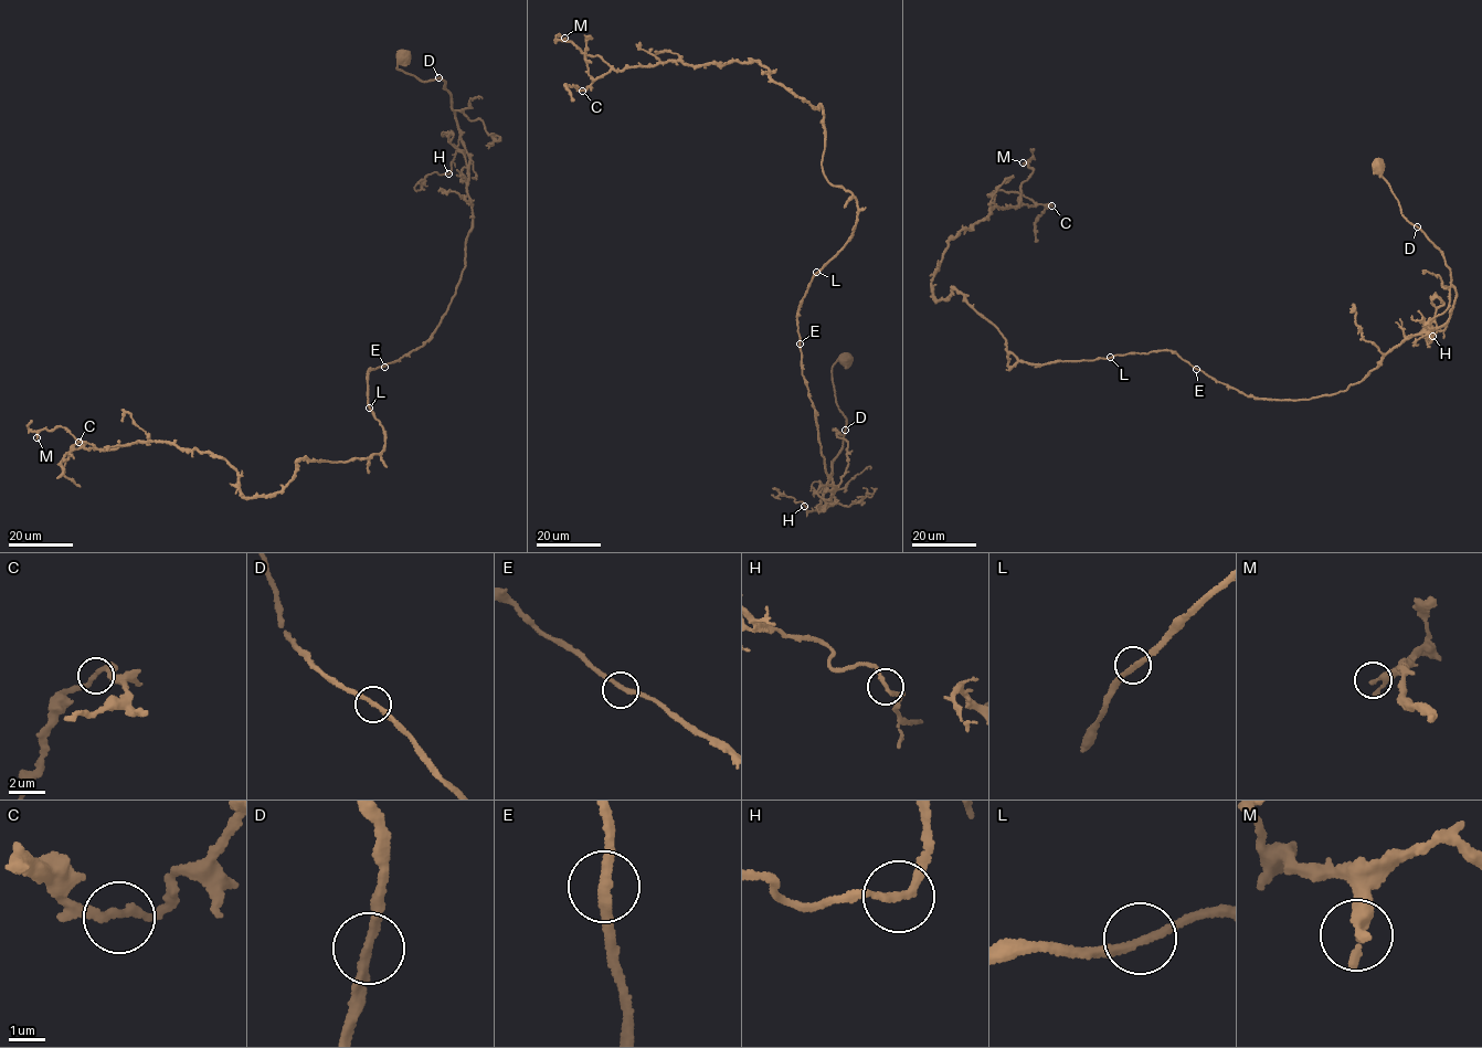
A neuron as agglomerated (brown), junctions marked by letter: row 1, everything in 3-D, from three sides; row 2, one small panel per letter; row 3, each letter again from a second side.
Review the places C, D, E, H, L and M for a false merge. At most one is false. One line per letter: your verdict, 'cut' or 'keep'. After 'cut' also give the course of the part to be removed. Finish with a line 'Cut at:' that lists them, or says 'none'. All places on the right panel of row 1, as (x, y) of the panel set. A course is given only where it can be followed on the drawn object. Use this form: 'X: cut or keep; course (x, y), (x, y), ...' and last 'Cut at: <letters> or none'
C: keep
D: keep
E: keep
H: keep
L: keep
M: keep
Cut at: none

